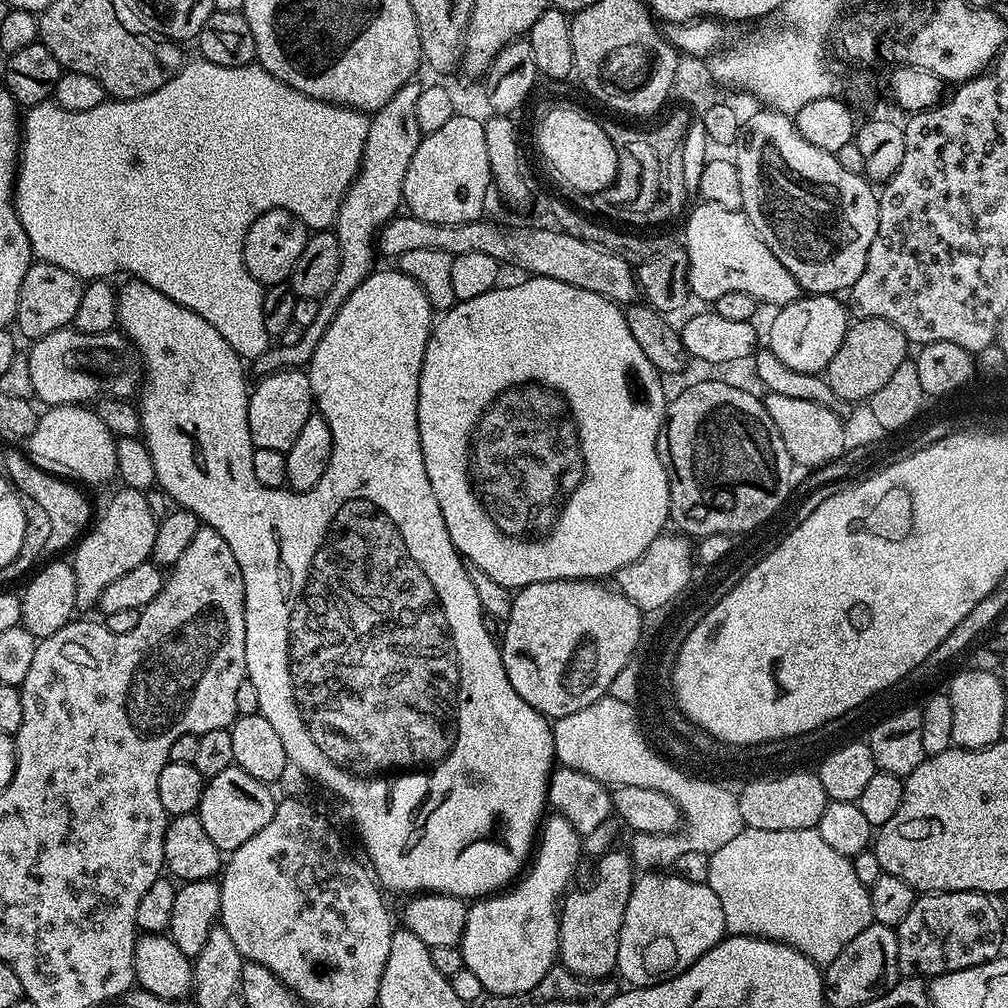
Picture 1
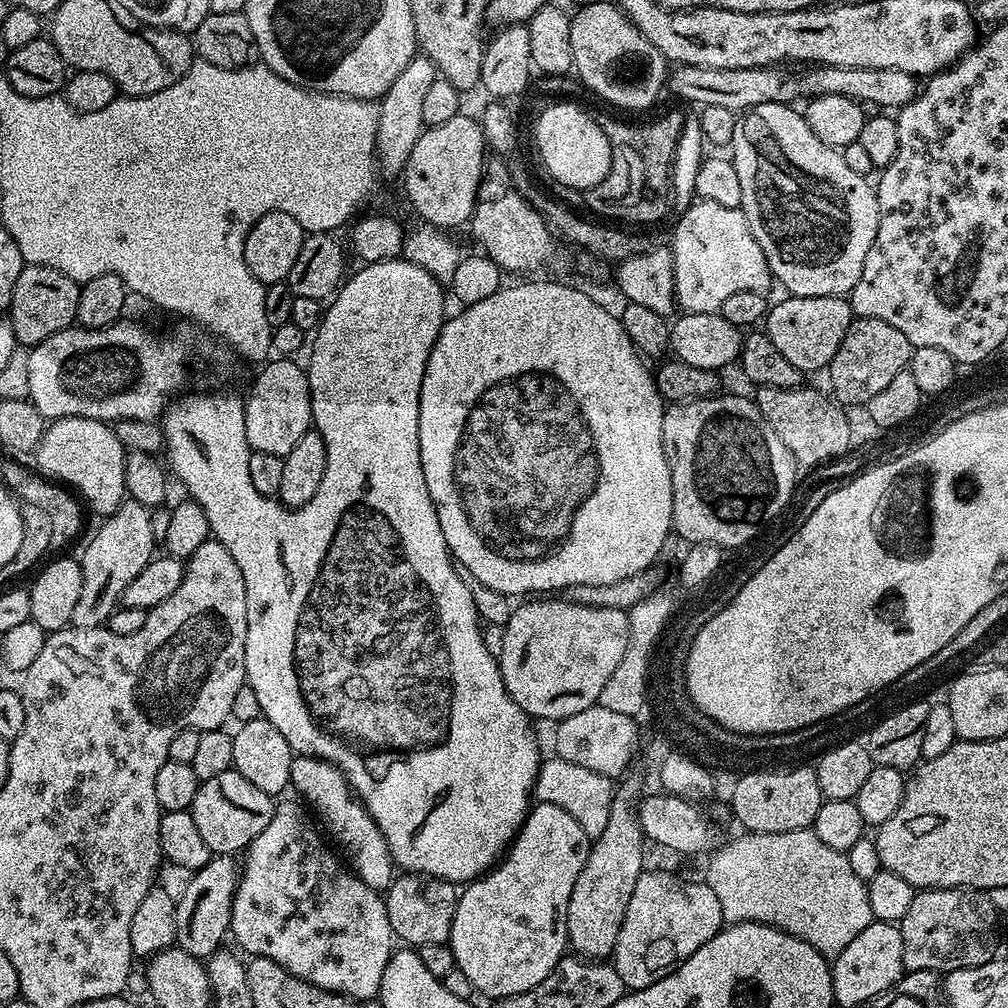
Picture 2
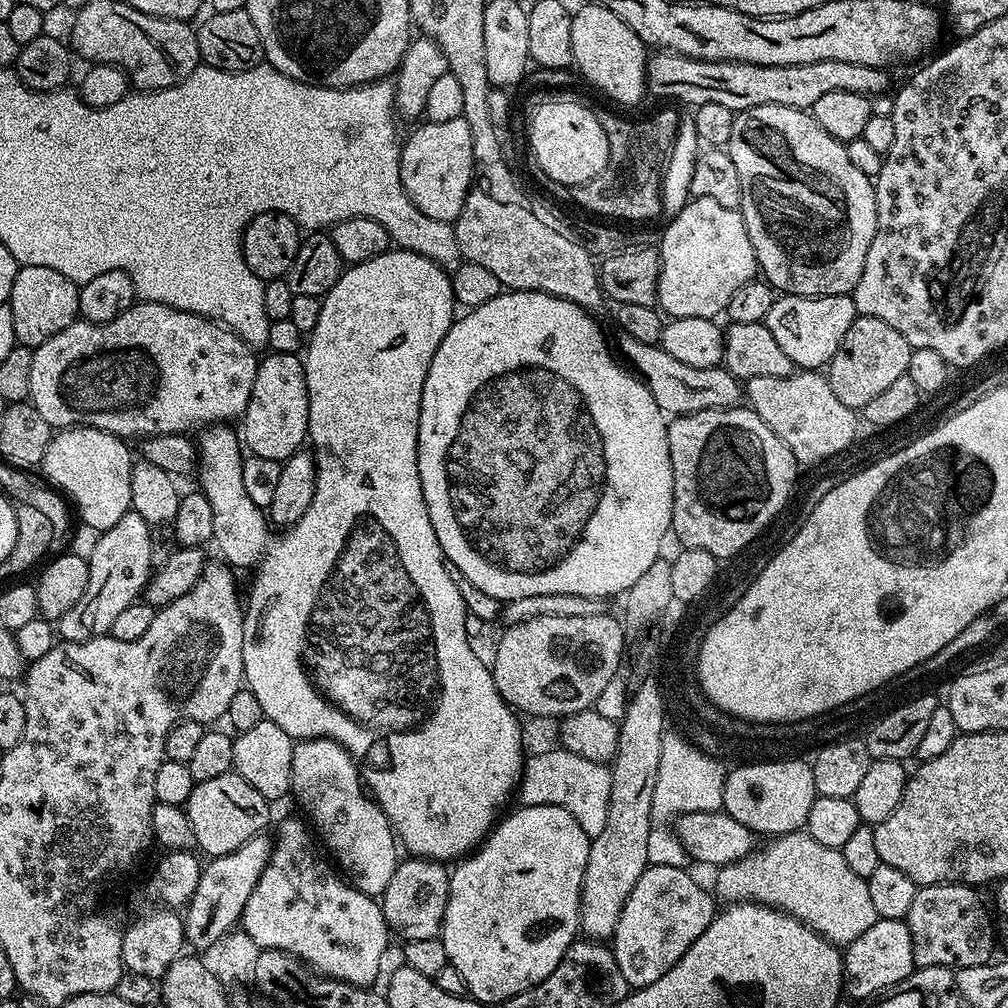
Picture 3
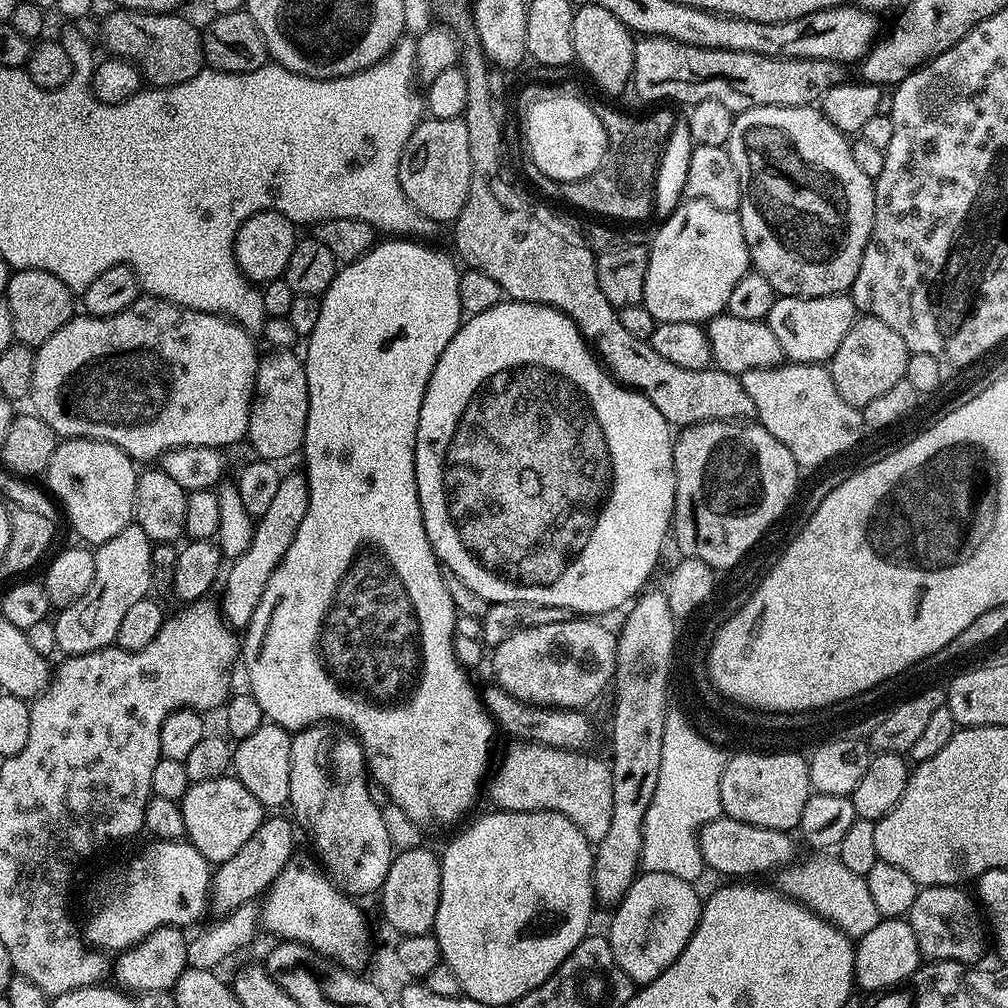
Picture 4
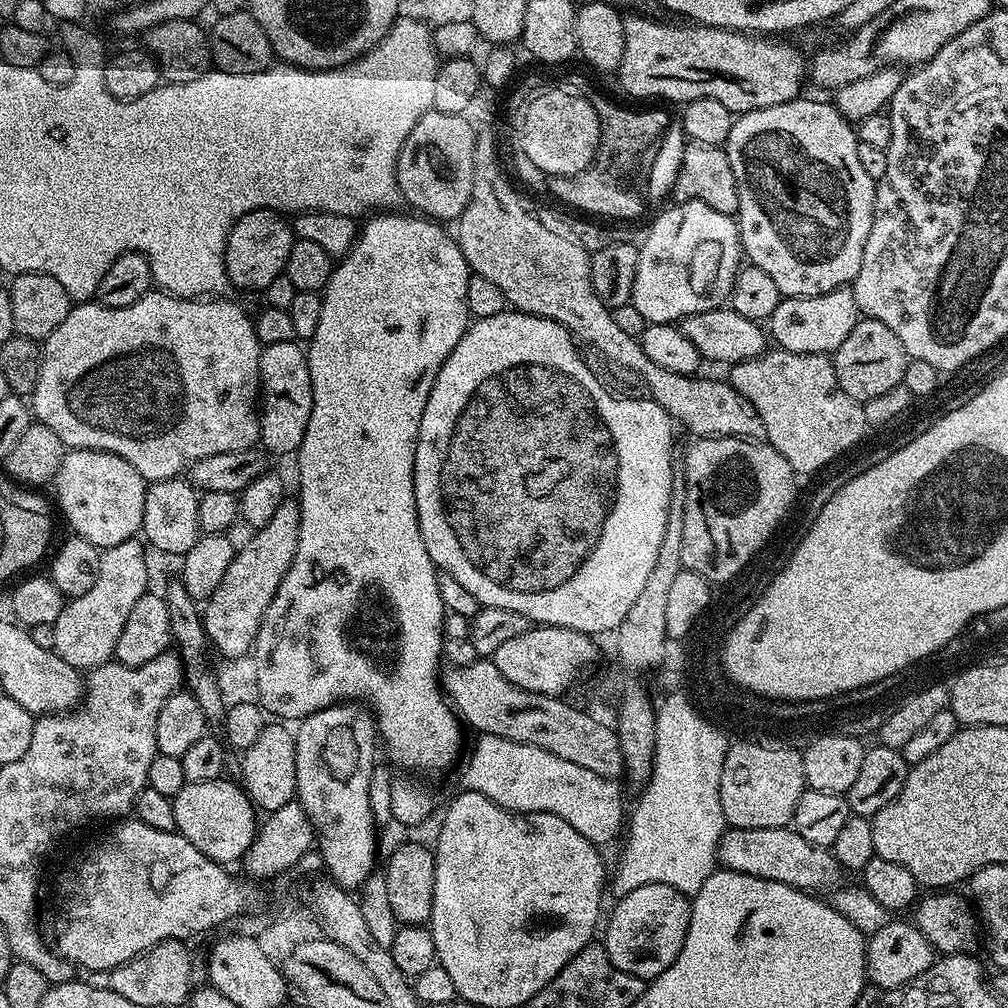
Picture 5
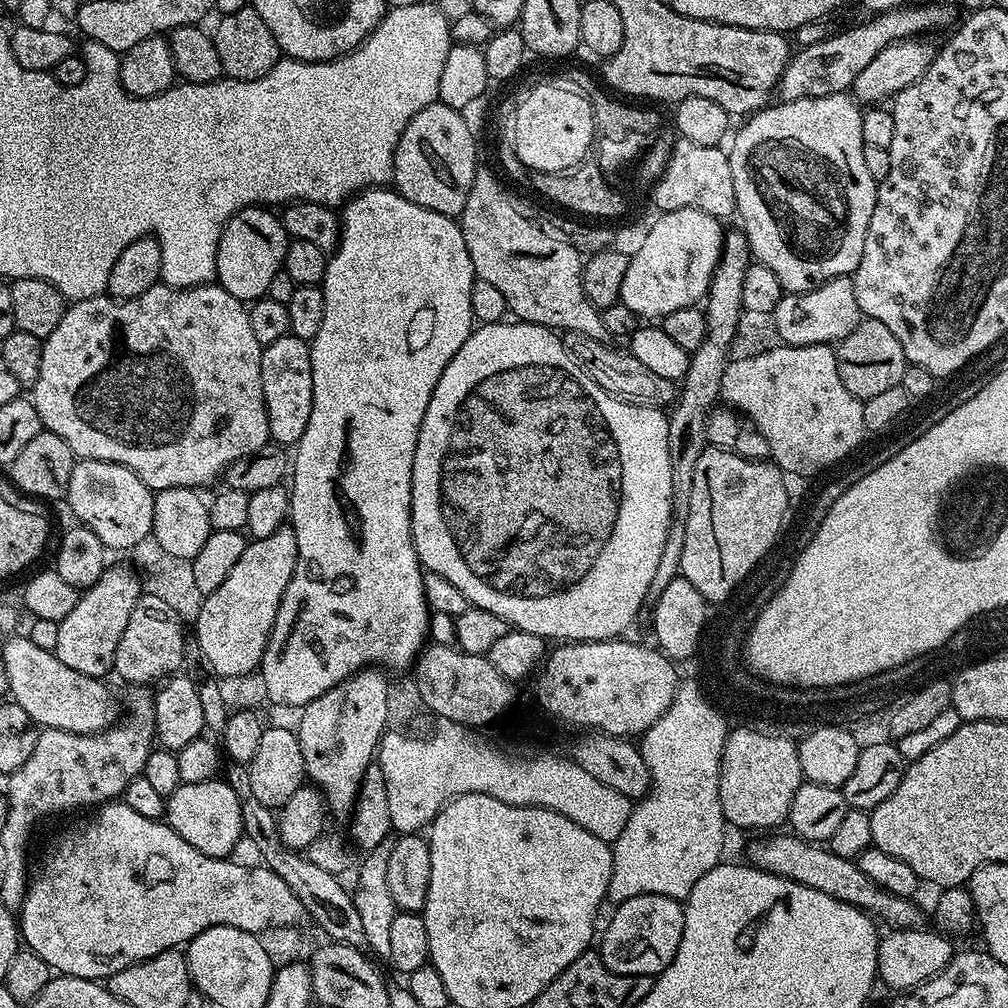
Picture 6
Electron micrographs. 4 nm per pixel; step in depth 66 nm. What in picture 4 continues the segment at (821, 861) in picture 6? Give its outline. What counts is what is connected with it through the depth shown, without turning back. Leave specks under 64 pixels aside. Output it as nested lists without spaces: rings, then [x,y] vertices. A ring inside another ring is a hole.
[[[721,814],[716,820],[711,820],[700,832],[700,849],[704,855],[704,863],[709,869],[712,868],[724,878],[760,878],[763,872],[775,873],[781,868],[789,867],[797,859],[796,844],[792,841],[793,837],[787,832],[770,830],[762,826],[754,826],[750,822],[738,822],[734,818]]]

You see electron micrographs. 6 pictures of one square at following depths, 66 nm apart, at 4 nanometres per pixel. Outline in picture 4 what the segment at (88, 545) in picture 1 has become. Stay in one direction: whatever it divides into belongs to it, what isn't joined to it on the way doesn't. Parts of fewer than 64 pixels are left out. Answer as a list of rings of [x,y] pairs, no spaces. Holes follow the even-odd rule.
[[[134,522],[122,530],[122,534],[114,534],[110,542],[102,542],[95,545],[94,551],[94,582],[90,582],[90,590],[78,598],[69,608],[61,608],[54,616],[54,635],[58,637],[57,649],[64,656],[81,656],[97,652],[103,648],[115,645],[118,625],[122,623],[122,617],[134,606],[134,602],[145,599],[152,588],[152,548],[153,541],[148,539],[146,530],[142,530]]]

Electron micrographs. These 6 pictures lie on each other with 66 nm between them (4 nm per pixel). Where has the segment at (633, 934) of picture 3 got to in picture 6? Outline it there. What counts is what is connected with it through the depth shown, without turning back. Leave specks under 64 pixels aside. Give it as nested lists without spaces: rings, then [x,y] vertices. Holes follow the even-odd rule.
[[[638,894],[626,902],[615,905],[612,917],[604,928],[598,951],[602,962],[614,974],[627,976],[659,976],[678,954],[684,929],[684,904],[662,894]]]

